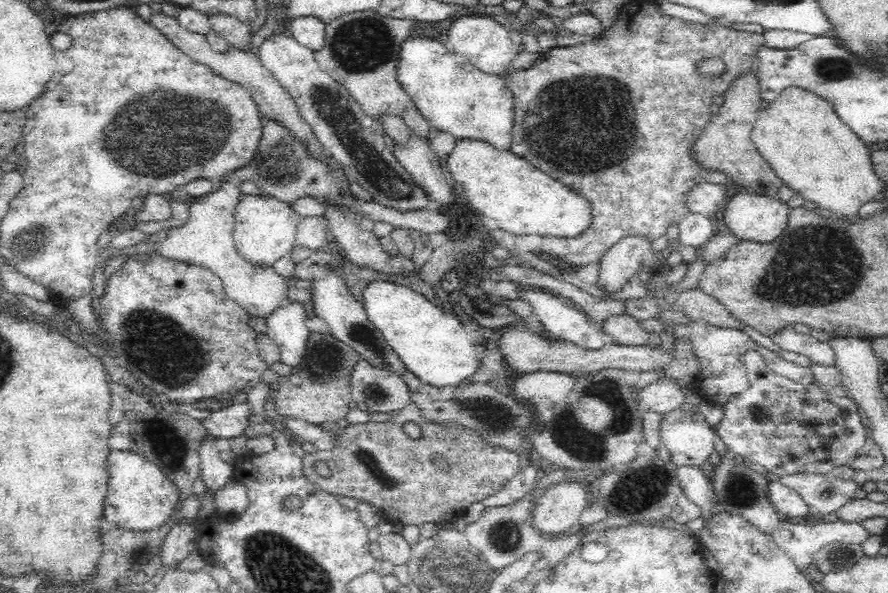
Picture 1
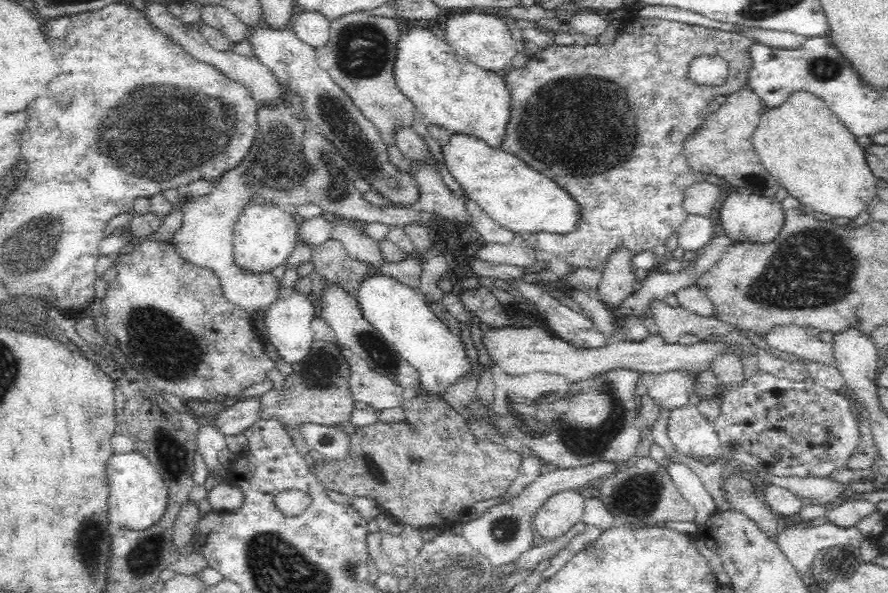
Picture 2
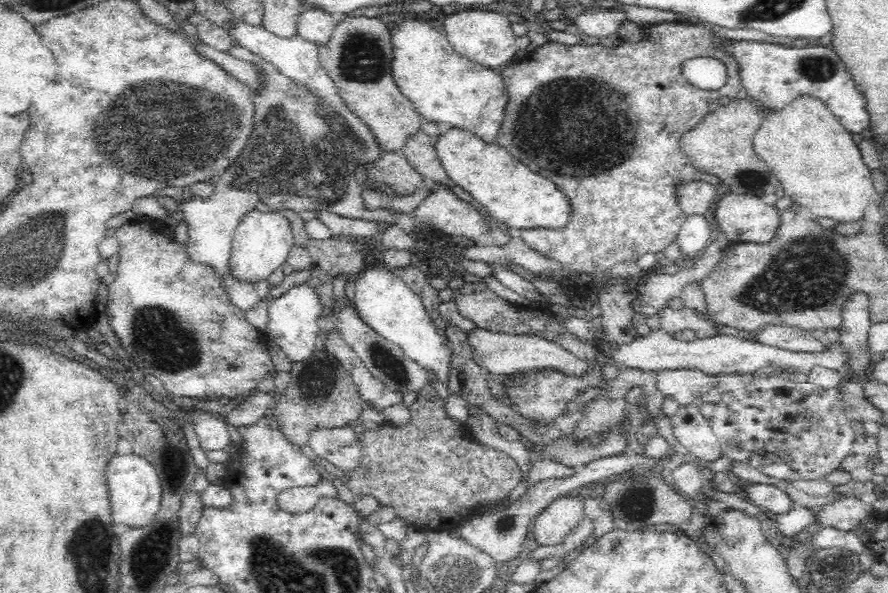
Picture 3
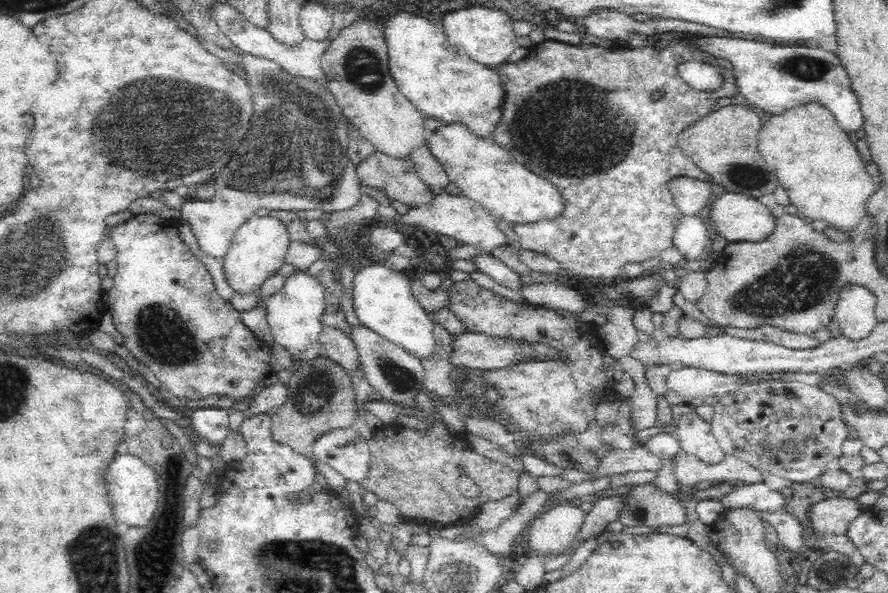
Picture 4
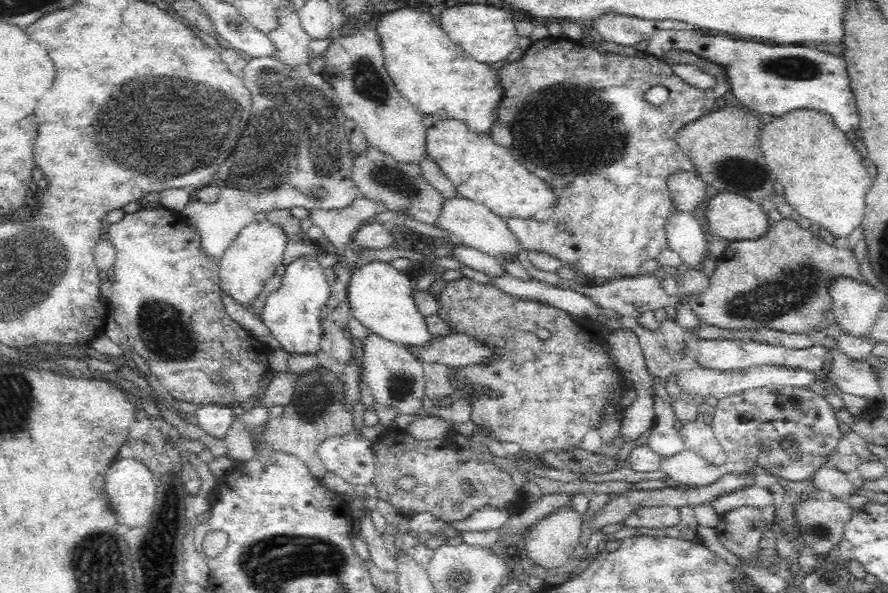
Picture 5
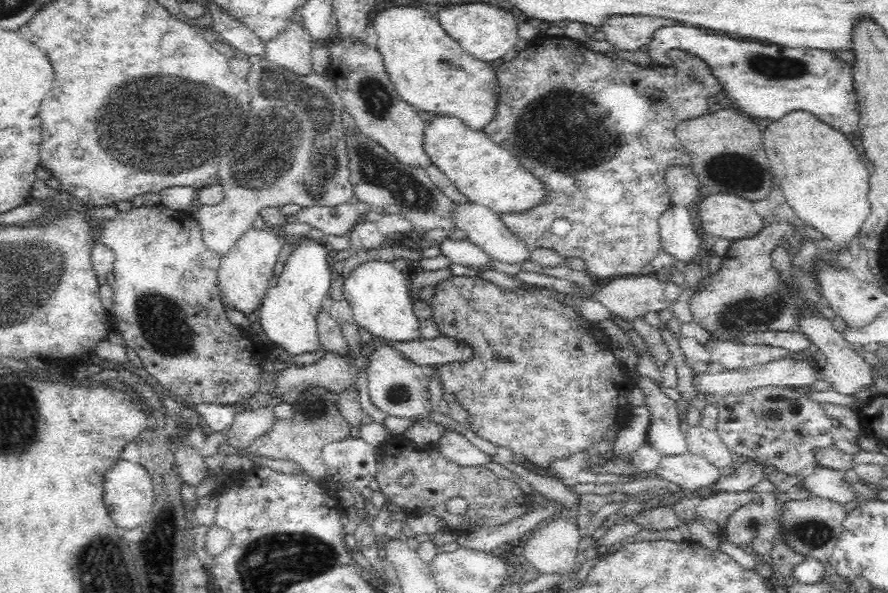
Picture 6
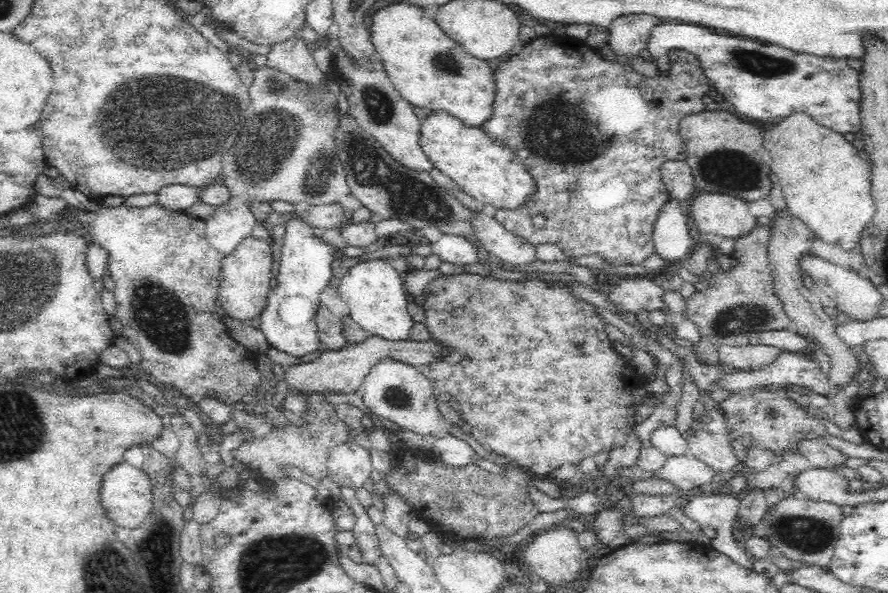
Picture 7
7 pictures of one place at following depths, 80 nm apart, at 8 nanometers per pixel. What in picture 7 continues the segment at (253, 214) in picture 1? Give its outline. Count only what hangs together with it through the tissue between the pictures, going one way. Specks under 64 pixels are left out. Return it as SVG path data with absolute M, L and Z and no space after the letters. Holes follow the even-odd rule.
M246 236L244 241L236 246L236 250L230 252L228 256L223 256L217 299L221 308L233 319L240 321L256 319L264 308L273 277L270 268L273 264L273 244L272 238L260 240L254 236Z

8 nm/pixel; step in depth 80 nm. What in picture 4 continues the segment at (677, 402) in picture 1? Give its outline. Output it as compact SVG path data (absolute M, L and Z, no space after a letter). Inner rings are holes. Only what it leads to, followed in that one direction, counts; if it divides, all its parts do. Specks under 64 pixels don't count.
M674 367L665 376L664 386L676 392L683 403L701 402L705 397L722 398L728 391L744 385L744 377L718 374L694 367Z

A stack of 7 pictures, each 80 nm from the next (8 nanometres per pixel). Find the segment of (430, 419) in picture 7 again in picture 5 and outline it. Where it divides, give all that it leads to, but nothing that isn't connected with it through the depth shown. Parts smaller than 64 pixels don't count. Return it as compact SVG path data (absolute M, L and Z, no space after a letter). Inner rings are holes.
M368 331L362 340L364 349L364 380L373 393L374 400L383 406L395 408L402 414L416 414L422 408L425 384L421 360L407 347L389 342L380 335Z

